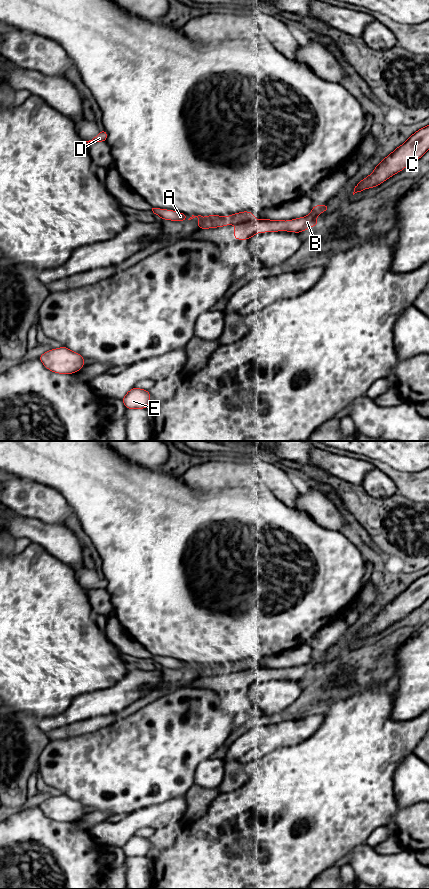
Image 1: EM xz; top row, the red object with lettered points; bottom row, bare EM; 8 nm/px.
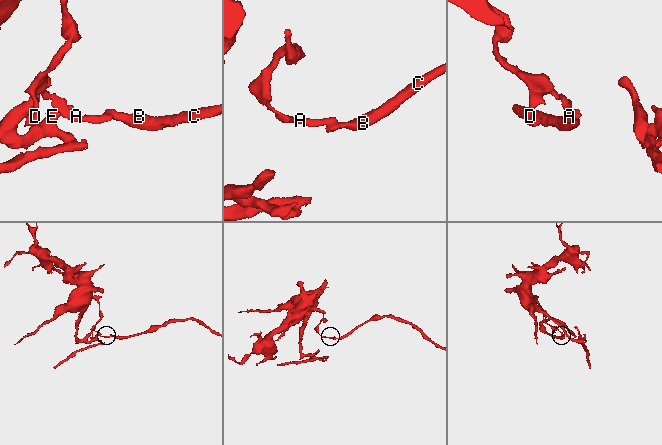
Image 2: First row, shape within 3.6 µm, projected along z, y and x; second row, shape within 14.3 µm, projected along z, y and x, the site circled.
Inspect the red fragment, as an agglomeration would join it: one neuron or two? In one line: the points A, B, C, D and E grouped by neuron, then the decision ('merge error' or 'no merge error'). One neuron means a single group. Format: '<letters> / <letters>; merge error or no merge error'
A D E / B C; merge error

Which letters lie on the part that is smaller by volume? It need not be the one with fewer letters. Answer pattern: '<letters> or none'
B, C

